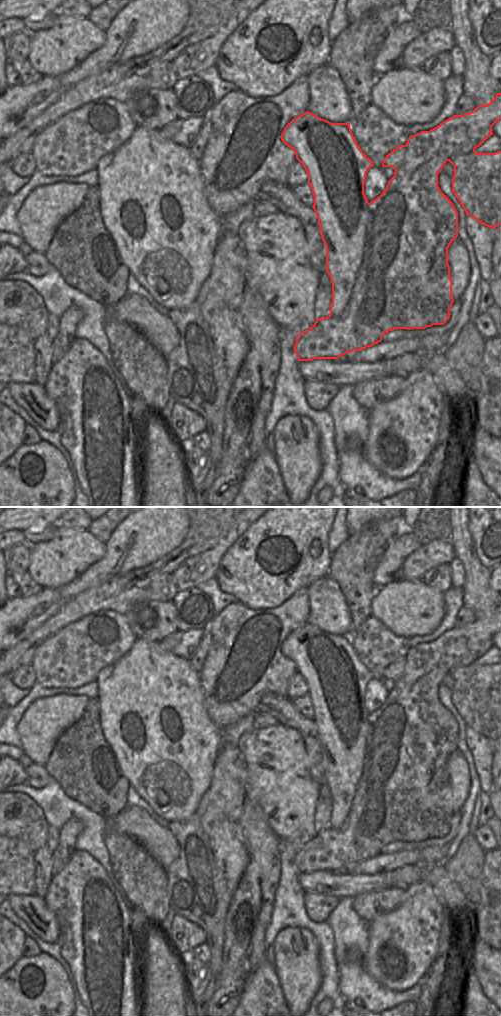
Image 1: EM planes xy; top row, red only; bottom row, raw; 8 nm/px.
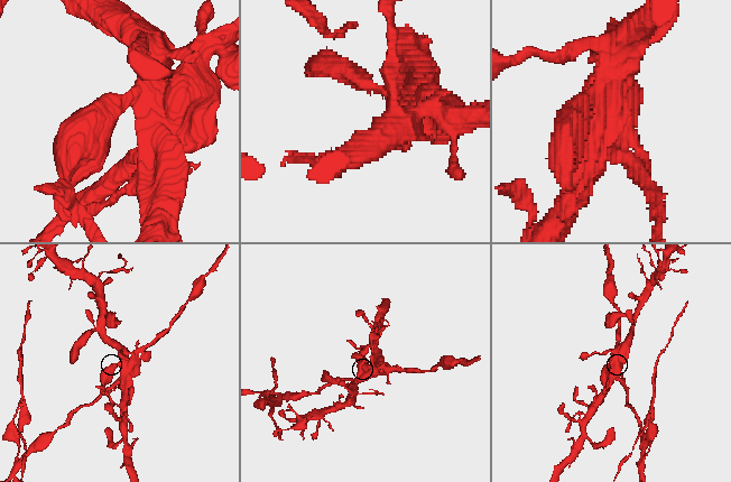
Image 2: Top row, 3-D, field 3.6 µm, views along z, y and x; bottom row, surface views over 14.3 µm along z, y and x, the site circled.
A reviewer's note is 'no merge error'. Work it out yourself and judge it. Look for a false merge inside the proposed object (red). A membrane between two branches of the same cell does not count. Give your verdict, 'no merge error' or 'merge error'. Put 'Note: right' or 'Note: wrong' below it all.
merge error
Note: wrong

